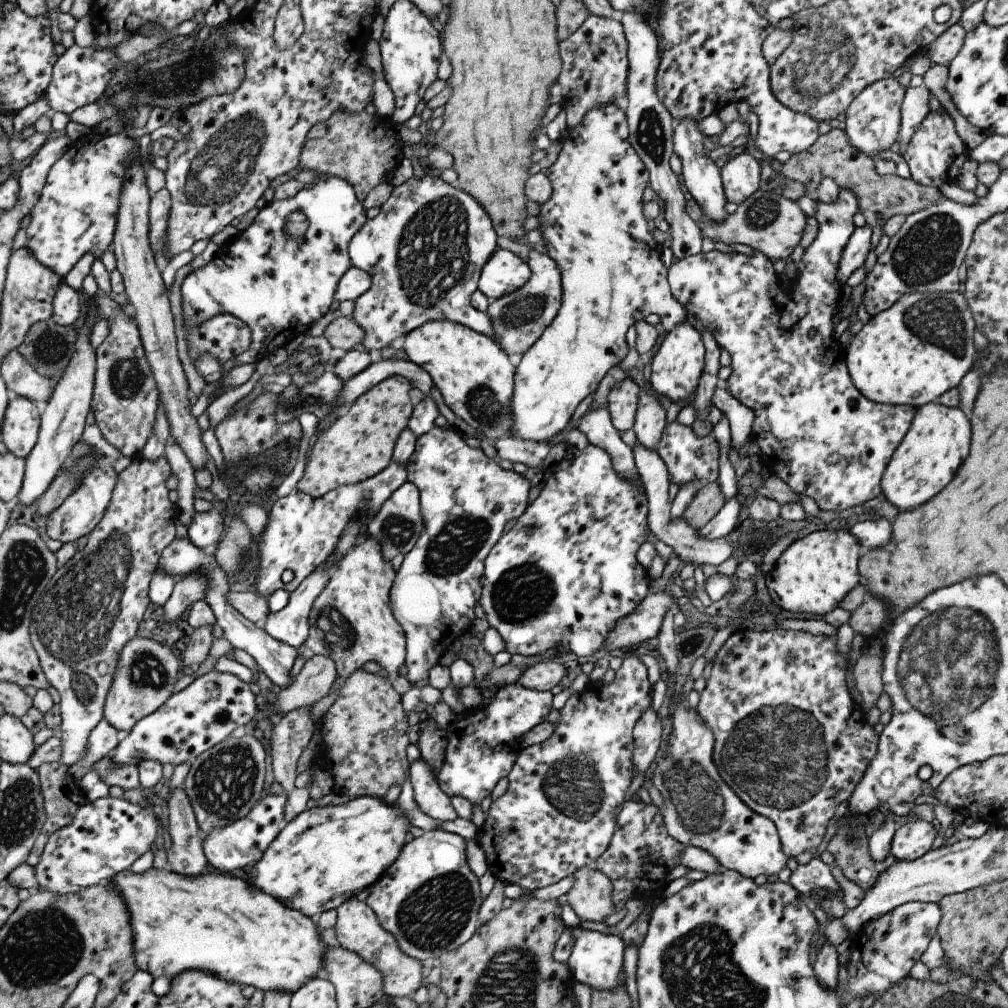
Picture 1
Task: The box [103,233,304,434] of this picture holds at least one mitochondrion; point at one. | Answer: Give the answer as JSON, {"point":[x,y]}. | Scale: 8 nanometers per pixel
{"point":[126,377]}

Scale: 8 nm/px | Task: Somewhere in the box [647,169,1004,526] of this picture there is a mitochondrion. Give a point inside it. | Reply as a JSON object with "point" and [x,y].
{"point":[926,253]}

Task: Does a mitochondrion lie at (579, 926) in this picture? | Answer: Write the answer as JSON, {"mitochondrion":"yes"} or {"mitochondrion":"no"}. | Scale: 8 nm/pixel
{"mitochondrion":"no"}

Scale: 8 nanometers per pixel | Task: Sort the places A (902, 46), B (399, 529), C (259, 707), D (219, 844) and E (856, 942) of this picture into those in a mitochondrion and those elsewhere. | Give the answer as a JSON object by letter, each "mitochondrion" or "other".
{"A":"other","B":"mitochondrion","C":"other","D":"mitochondrion","E":"other"}

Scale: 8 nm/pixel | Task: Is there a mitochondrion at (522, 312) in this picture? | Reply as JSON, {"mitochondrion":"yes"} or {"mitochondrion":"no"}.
{"mitochondrion":"yes"}

